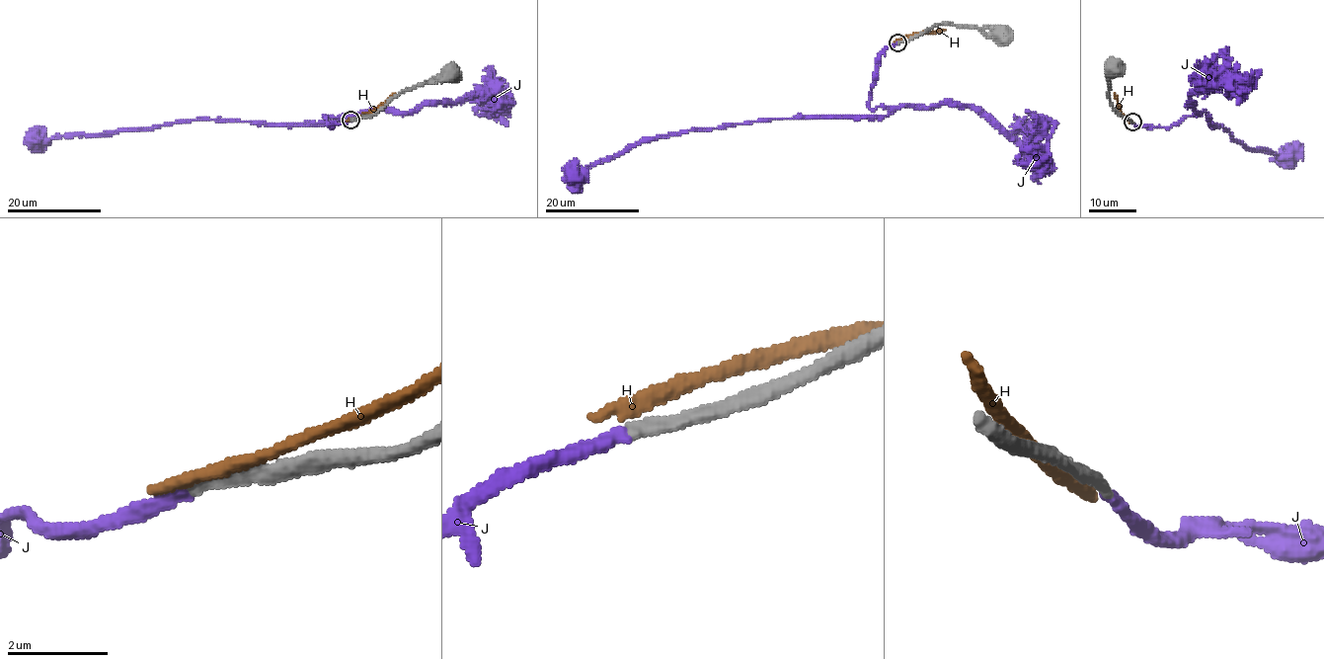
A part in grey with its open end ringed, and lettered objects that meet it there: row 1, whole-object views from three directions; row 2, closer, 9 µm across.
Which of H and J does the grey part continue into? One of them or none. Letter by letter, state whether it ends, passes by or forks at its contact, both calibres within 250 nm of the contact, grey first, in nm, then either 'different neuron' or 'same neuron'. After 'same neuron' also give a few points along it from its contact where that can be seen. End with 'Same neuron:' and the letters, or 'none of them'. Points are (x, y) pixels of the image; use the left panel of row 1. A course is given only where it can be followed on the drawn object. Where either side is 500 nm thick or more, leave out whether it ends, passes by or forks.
H: it ends | 320/400 nm | different neuron
J: it ends | 300/280 nm | same neuron | via (350, 120), (331, 126), (324, 116), (347, 117), (299, 123), (189, 119), (46, 139), (29, 128)
Same neuron: J

